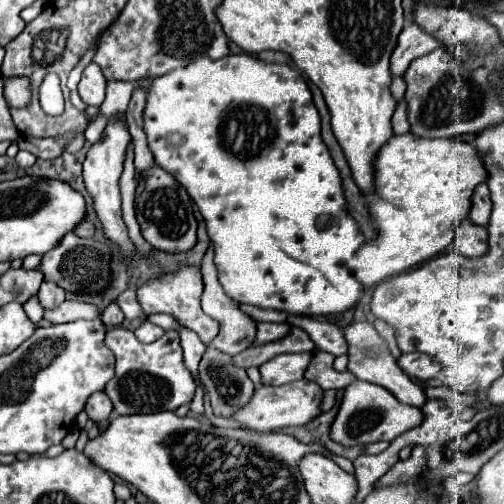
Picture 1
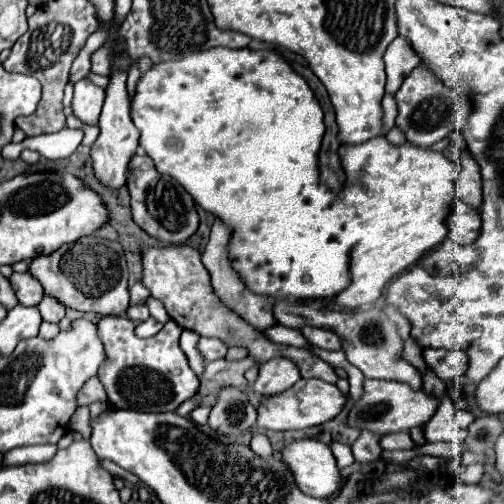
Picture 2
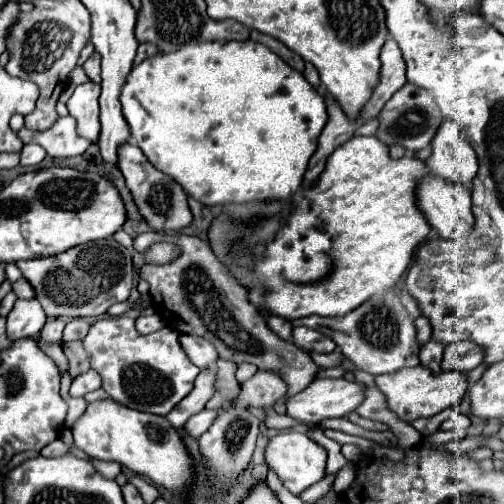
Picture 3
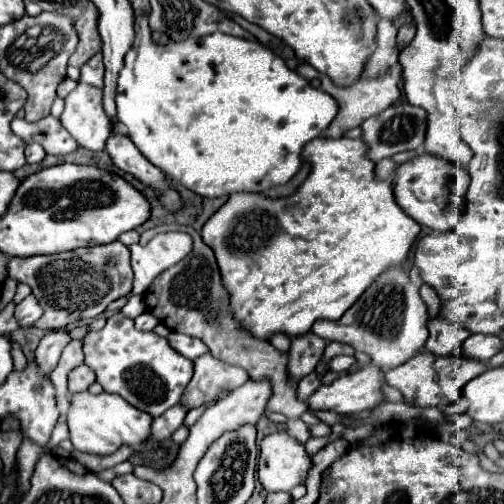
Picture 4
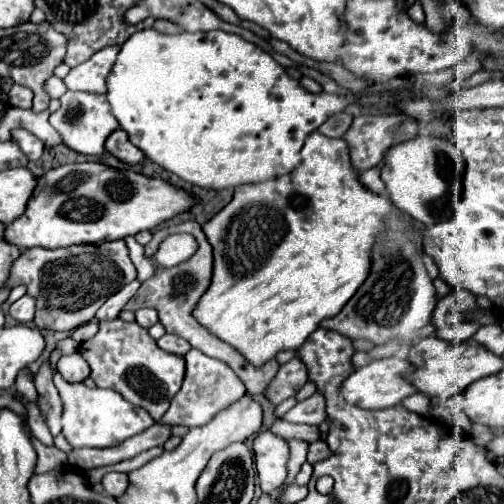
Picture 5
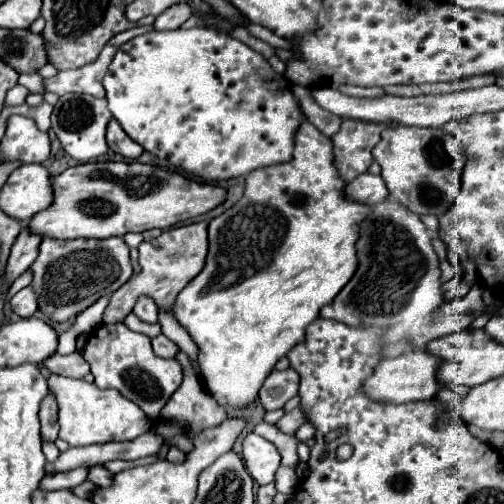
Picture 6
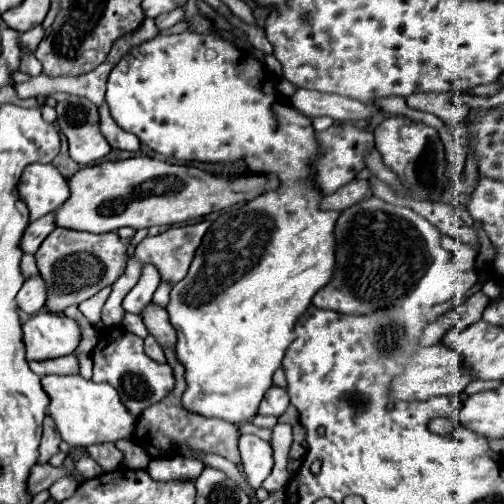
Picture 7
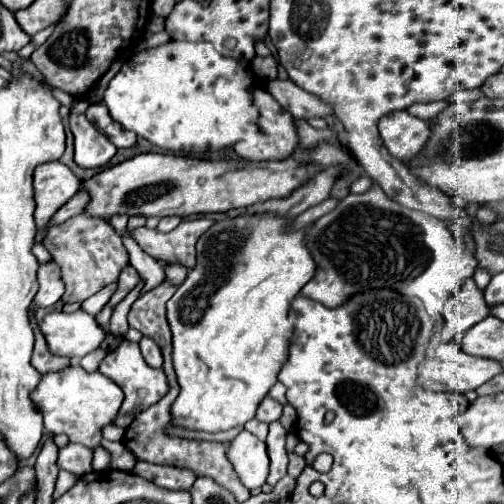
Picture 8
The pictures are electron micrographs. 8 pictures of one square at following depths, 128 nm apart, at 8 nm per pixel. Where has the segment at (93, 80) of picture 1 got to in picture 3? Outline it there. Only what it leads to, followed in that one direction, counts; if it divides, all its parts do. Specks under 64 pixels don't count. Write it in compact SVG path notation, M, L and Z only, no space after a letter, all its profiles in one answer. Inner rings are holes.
M86 82L76 86L72 98L68 100L68 112L78 122L80 136L96 142L100 134L100 122L98 122L98 96L100 96L100 84Z

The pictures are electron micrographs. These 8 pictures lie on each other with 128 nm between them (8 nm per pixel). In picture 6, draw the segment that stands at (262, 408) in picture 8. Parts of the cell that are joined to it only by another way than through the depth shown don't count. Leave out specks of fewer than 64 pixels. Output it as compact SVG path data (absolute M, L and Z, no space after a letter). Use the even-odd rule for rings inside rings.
M272 370L270 376L264 380L258 398L266 410L282 408L292 396L298 394L298 384L300 376L296 374L296 370Z

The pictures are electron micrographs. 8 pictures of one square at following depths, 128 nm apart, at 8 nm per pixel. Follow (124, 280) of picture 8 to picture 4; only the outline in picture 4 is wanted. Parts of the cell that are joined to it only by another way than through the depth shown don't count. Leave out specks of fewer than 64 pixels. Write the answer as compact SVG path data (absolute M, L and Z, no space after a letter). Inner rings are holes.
M162 224L162 226L154 226L154 228L146 230L146 232L142 232L140 234L140 244L144 246L150 238L154 238L156 234L166 232L166 230L182 230L182 232L190 234L192 240L194 240L194 248L186 256L188 262L186 260L184 262L178 262L176 266L164 270L162 274L158 274L154 278L154 282L148 288L148 292L144 294L144 300L146 300L148 310L164 326L168 326L170 330L182 332L182 334L188 334L188 336L194 336L194 338L204 340L204 344L210 348L210 354L214 358L218 358L218 360L222 360L226 364L244 368L250 374L250 378L256 378L256 380L260 380L264 376L270 378L272 380L274 396L268 402L268 410L284 414L288 418L288 422L286 422L288 424L288 432L292 436L296 436L296 440L302 440L302 444L304 444L310 438L310 430L302 422L300 416L308 408L306 406L296 406L296 400L298 400L298 394L296 394L298 382L288 372L288 354L276 350L268 340L262 340L262 338L252 336L232 316L232 310L230 310L230 294L228 294L228 290L222 284L222 276L220 276L220 268L216 264L214 252L212 252L212 248L208 248L204 244L202 236L196 230L192 230L190 226L166 226L166 224Z

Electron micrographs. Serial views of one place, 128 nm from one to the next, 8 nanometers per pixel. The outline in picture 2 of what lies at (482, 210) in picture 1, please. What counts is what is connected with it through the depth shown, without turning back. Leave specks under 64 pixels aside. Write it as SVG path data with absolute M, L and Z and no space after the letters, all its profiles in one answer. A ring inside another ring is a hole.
M450 146L446 150L446 154L454 162L458 162L458 166L460 166L460 170L458 170L458 194L460 196L458 198L480 212L480 206L482 206L482 176L480 176L478 164L460 146Z

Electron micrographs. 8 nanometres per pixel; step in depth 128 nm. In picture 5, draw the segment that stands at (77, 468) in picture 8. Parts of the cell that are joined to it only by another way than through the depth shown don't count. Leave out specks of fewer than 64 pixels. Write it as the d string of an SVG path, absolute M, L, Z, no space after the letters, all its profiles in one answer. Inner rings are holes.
M110 472L110 474L104 476L102 486L104 486L104 492L120 498L128 490L130 482L128 482L128 476L126 474L122 474L122 472Z

